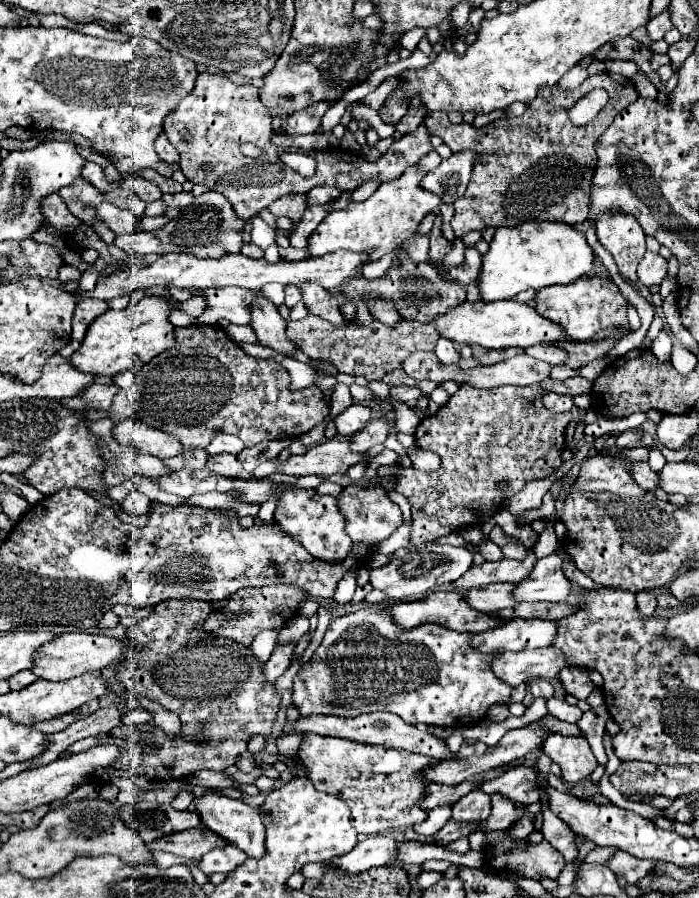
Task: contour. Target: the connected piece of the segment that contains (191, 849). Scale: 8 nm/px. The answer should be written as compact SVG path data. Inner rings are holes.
M197 827L189 829L185 833L171 833L169 837L161 837L157 841L147 843L147 849L151 851L167 851L173 855L181 855L187 859L201 859L207 851L225 845L225 839L217 837L211 829Z

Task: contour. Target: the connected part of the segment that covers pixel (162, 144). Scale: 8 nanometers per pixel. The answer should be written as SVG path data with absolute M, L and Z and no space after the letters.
M165 133L155 141L155 151L159 153L159 157L161 157L165 163L177 163L177 161L179 161L179 153L177 153L177 149L167 141Z

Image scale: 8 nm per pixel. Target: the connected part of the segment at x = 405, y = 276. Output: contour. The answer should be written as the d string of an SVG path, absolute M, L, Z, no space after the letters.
M397 253L397 257L403 263L399 269L389 269L383 277L373 279L373 281L367 281L365 277L355 277L347 285L341 287L341 293L349 299L361 295L363 301L367 297L381 295L395 303L395 307L403 319L413 319L413 321L421 321L421 323L431 323L433 317L441 317L441 313L447 313L449 309L461 305L467 299L465 289L455 281L445 281L445 277L437 269L433 269L433 265L429 261L413 263L405 253Z

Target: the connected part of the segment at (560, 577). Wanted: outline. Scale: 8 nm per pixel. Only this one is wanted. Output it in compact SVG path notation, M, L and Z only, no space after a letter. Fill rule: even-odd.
M555 551L537 561L531 575L515 589L515 601L565 601L573 593L571 581L561 571L561 555Z

